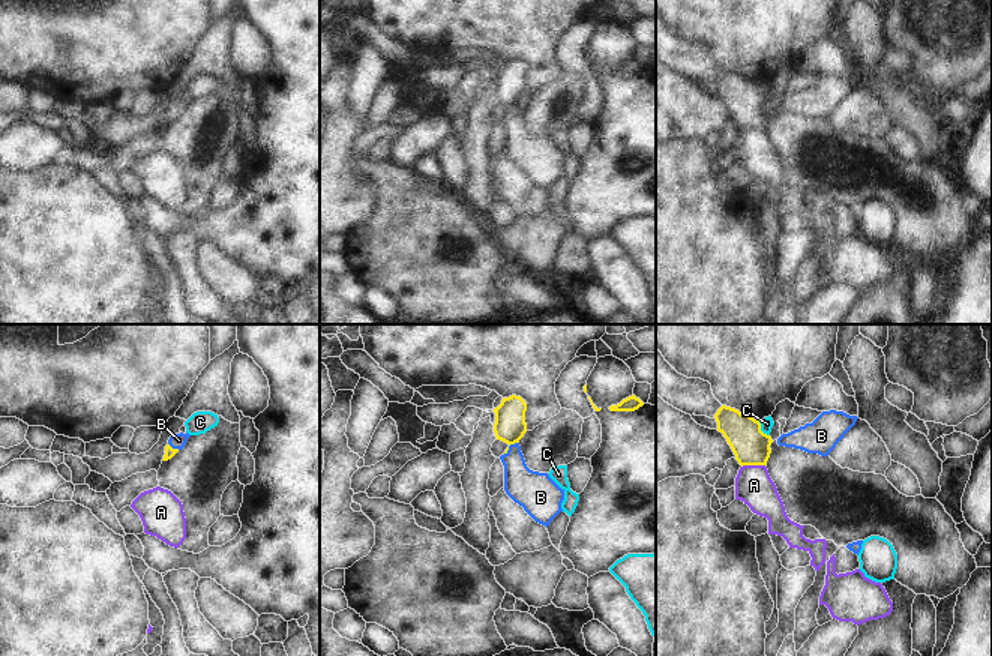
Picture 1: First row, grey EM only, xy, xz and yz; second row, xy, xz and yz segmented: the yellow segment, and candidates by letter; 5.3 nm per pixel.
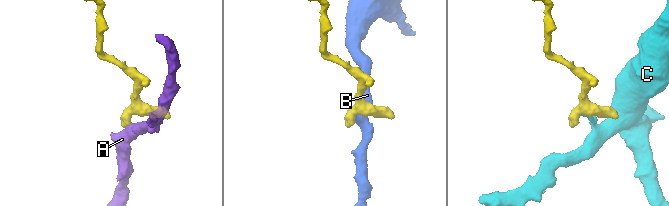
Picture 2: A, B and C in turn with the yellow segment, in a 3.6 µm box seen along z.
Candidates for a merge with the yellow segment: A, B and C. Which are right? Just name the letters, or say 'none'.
B

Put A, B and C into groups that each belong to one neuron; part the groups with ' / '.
A / B / C

